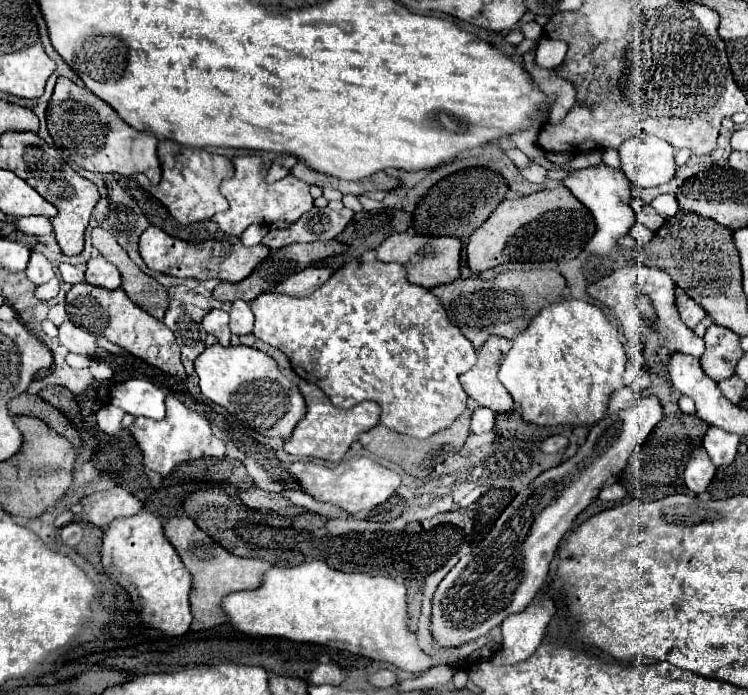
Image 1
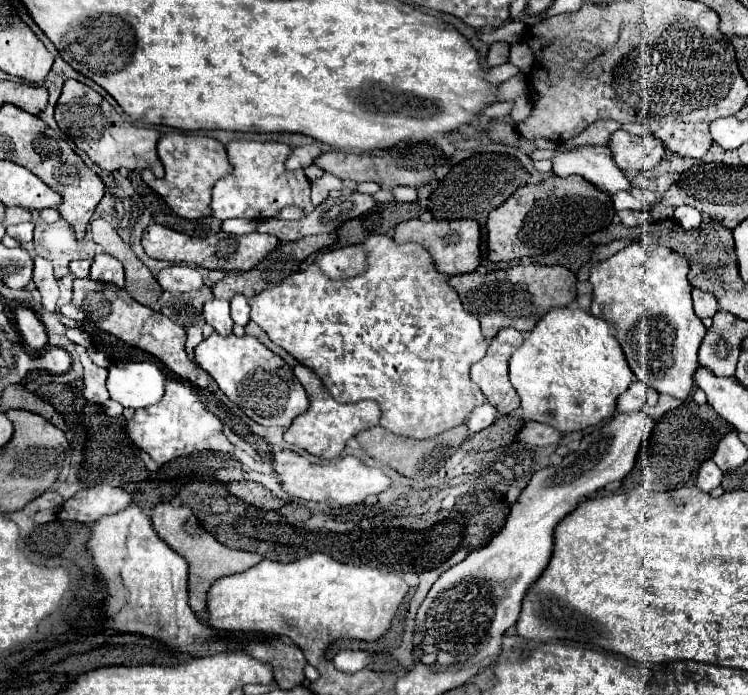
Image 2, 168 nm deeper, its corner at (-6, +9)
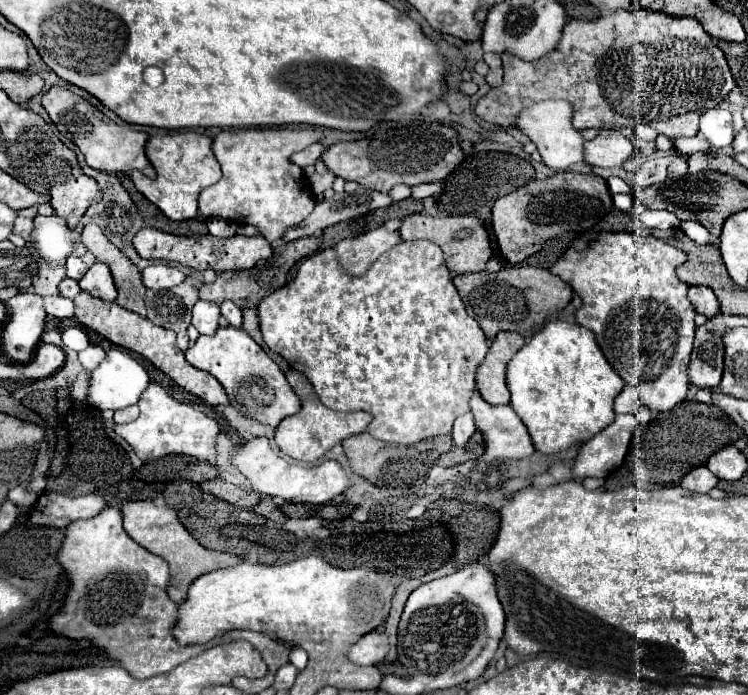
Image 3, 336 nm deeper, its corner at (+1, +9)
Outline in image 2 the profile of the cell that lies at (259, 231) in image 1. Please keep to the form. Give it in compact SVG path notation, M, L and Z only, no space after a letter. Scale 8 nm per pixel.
M227 219L223 221L223 229L227 233L253 233L257 231L257 221L253 219Z

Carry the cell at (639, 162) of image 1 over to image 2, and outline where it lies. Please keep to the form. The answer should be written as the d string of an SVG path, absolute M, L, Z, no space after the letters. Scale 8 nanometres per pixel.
M615 131L611 135L609 149L613 151L613 159L623 171L653 171L665 157L665 145L655 135L639 137L625 131Z

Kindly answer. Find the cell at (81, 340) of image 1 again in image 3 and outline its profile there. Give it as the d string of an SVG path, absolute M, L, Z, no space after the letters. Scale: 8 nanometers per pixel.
M44 297L44 309L46 313L50 313L52 317L58 317L58 319L66 319L66 317L72 317L74 315L74 305L70 299L64 299L64 297Z

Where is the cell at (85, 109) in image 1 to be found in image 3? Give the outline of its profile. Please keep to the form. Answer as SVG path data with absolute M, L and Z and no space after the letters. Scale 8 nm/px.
M52 87L48 93L44 93L42 107L50 115L52 123L58 127L60 135L78 145L78 149L86 157L86 163L92 169L98 169L98 171L104 171L104 173L110 173L110 171L130 173L130 171L138 169L150 179L156 177L154 167L150 165L150 161L144 153L144 145L148 141L146 133L128 129L124 125L116 125L104 113L100 113L96 107L92 107L86 99L78 97L76 93L68 91L64 87Z

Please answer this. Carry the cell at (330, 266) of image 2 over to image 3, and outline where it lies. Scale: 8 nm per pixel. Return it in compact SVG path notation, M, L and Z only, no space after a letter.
M384 225L376 227L364 235L342 239L334 249L340 265L350 275L362 275L374 259L378 259L384 251L392 249L402 241L398 231L388 231Z

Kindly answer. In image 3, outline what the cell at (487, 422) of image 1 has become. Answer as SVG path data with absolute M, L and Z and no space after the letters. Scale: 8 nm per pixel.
M466 413L466 415L458 417L458 419L454 421L454 427L452 427L454 445L456 445L456 447L466 445L466 441L472 437L474 431L476 431L476 425L474 425L474 419L472 419L472 413Z

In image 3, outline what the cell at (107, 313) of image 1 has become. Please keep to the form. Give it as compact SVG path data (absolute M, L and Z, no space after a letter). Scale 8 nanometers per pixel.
M62 279L62 283L58 285L58 291L60 291L62 297L68 297L68 299L74 301L76 319L82 325L90 327L92 331L100 333L102 337L106 337L108 341L112 341L112 343L116 343L116 345L120 345L124 349L130 349L130 351L136 351L136 353L144 355L152 365L156 365L160 371L164 371L172 381L176 381L186 391L198 395L208 405L228 405L230 403L224 387L212 375L192 367L184 359L184 353L176 347L176 333L174 331L162 329L162 327L154 325L152 321L148 321L146 317L140 317L136 313L130 313L130 311L122 309L118 303L108 303L108 301L92 297L90 293L84 293L80 289L78 281L74 281L74 279Z

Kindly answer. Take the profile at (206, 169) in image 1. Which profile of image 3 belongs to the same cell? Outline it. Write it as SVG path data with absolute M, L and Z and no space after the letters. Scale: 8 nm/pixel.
M194 131L176 135L156 135L150 137L146 143L146 157L154 165L158 177L152 181L144 177L140 171L134 171L132 181L136 189L172 221L196 217L200 191L208 185L214 185L222 175L220 165L212 153L212 139Z

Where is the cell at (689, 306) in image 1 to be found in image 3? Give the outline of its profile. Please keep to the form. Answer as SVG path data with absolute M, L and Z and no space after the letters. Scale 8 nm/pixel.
M694 285L694 287L688 289L688 297L690 297L696 313L706 315L708 319L720 313L720 303L718 303L718 299L716 299L716 295L714 295L714 291L710 287Z

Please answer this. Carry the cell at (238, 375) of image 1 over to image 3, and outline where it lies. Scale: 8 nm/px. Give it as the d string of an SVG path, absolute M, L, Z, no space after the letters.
M220 327L214 335L200 335L194 347L186 351L186 361L196 369L214 375L226 389L230 405L248 419L276 427L284 417L290 417L300 409L300 399L288 385L280 367L244 329Z

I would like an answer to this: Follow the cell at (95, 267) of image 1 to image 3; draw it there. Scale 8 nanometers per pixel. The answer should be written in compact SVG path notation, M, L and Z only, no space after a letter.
M94 263L88 273L80 279L80 287L90 293L92 297L98 297L102 301L114 301L116 299L116 287L112 281L112 273L108 265Z

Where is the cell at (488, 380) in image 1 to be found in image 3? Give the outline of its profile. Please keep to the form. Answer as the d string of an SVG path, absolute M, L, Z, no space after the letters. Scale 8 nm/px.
M502 331L492 341L486 359L476 371L476 387L490 405L508 405L510 391L506 387L506 365L516 351L524 347L524 337L512 331Z

